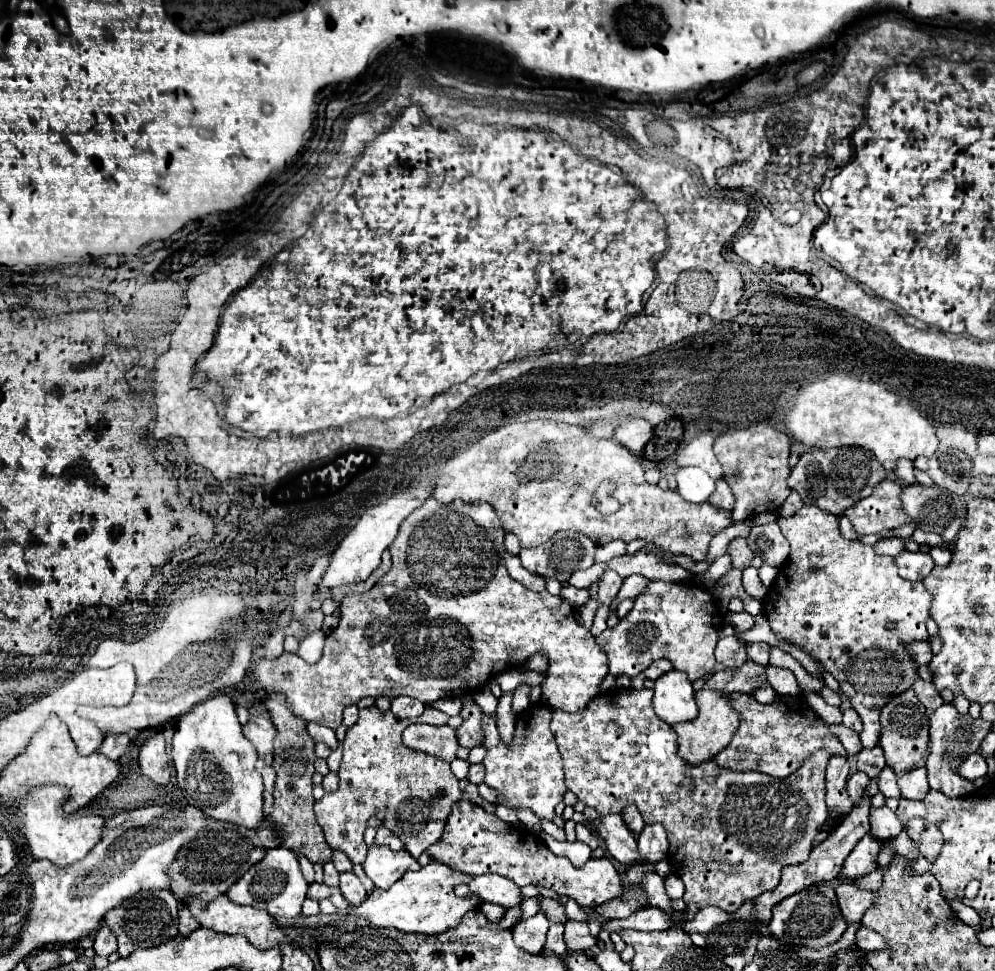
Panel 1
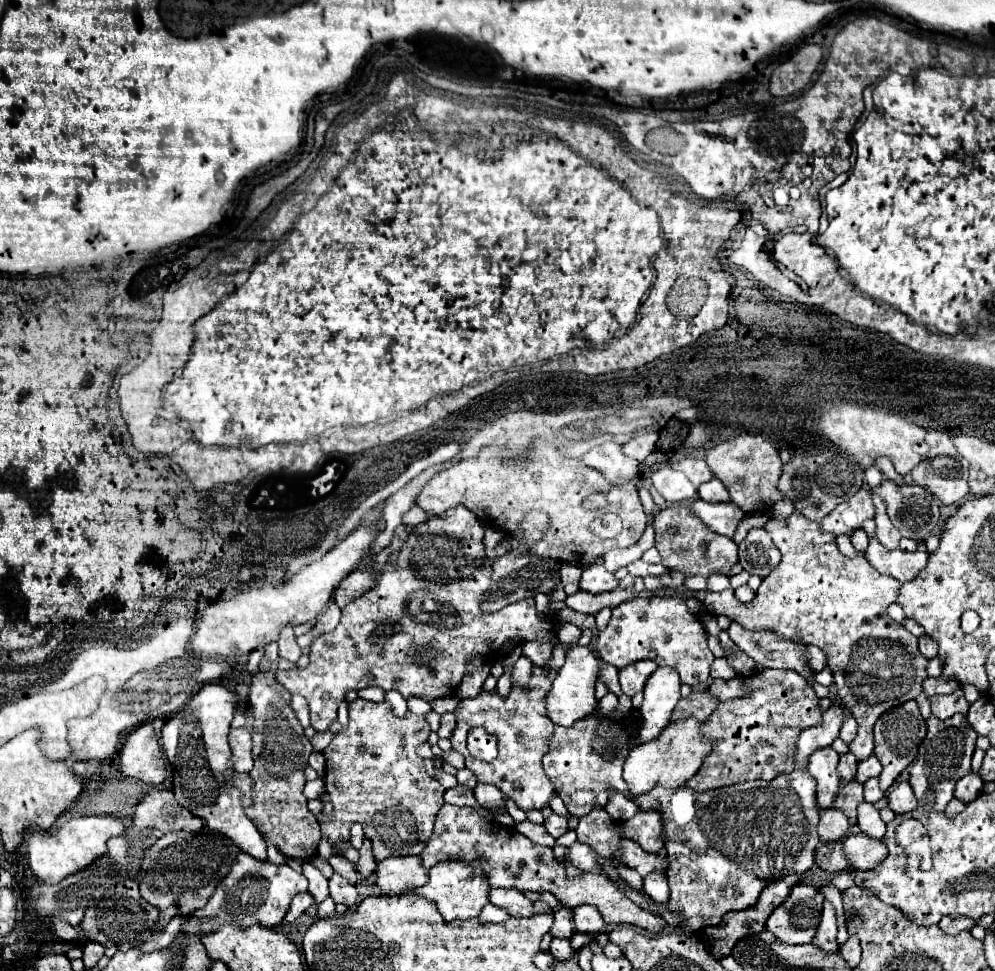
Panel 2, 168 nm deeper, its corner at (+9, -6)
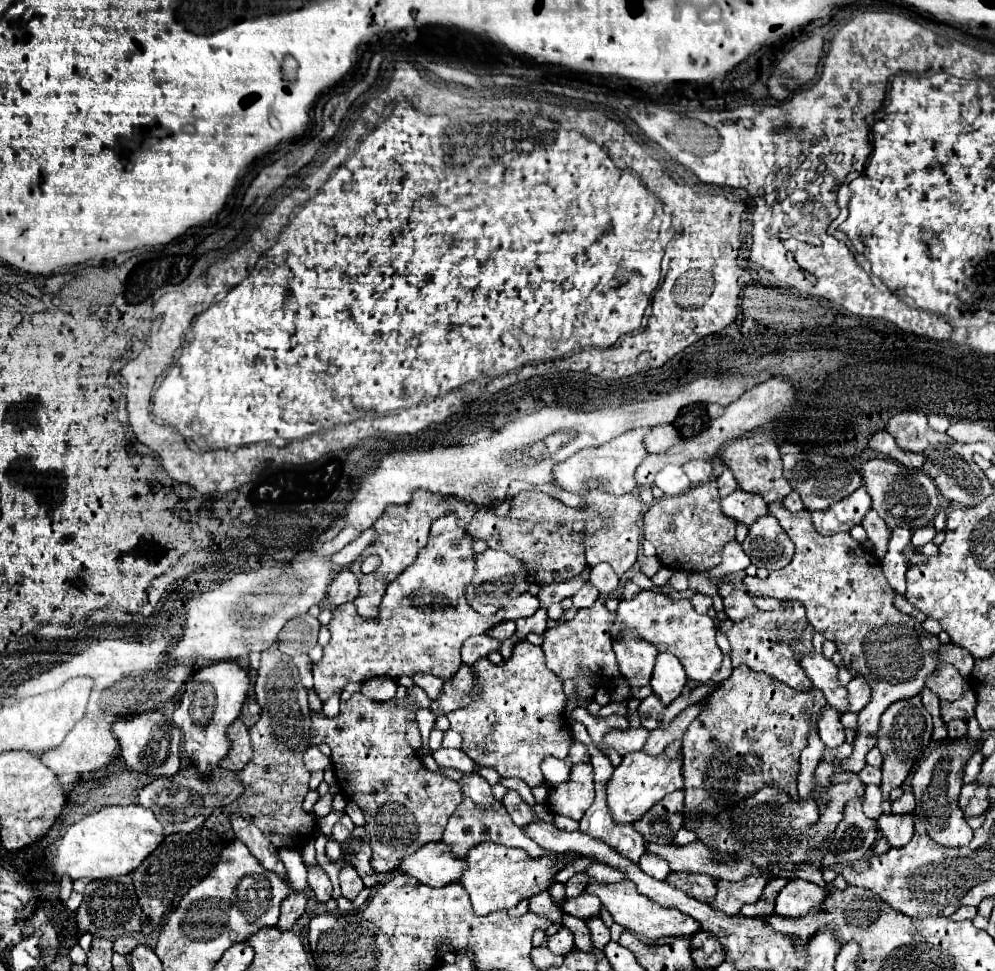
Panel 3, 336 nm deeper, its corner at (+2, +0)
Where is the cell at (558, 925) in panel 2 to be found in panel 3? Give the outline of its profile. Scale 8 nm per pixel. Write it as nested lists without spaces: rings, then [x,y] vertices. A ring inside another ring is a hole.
[[[565,914],[563,924],[565,924],[565,928],[569,928],[569,930],[573,932],[573,936],[575,936],[575,946],[577,946],[579,950],[583,950],[583,952],[593,952],[591,934],[589,934],[589,928],[587,928],[587,924],[585,924],[583,920]]]

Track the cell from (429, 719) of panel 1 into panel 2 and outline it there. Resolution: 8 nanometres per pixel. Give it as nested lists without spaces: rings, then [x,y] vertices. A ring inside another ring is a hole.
[[[358,698],[348,704],[350,708],[350,724],[340,734],[334,736],[330,746],[326,748],[326,792],[334,804],[334,812],[326,818],[324,812],[316,814],[318,824],[322,828],[322,836],[332,844],[336,854],[340,852],[340,844],[348,842],[350,826],[360,822],[364,826],[366,836],[372,840],[372,850],[376,860],[384,860],[390,856],[414,856],[420,854],[426,842],[432,836],[434,820],[444,804],[444,786],[426,772],[424,758],[416,754],[416,748],[422,746],[430,736],[430,726],[424,716],[416,716],[408,712],[404,718],[392,714],[388,702],[368,702]]]

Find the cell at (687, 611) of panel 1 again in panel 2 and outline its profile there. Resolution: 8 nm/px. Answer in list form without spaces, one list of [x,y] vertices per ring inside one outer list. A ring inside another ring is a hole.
[[[636,598],[612,610],[608,626],[596,638],[600,660],[618,670],[638,660],[654,660],[658,666],[670,666],[680,674],[680,680],[690,686],[706,684],[714,654],[706,644],[706,630],[682,598]]]

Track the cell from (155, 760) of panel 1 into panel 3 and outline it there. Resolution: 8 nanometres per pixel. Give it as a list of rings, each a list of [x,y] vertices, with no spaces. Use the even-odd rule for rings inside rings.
[[[157,710],[137,714],[131,720],[115,722],[113,732],[121,744],[121,754],[131,770],[151,774],[151,776],[167,776],[167,778],[179,772],[181,736],[179,730],[175,730],[175,726],[165,718],[165,714]]]

